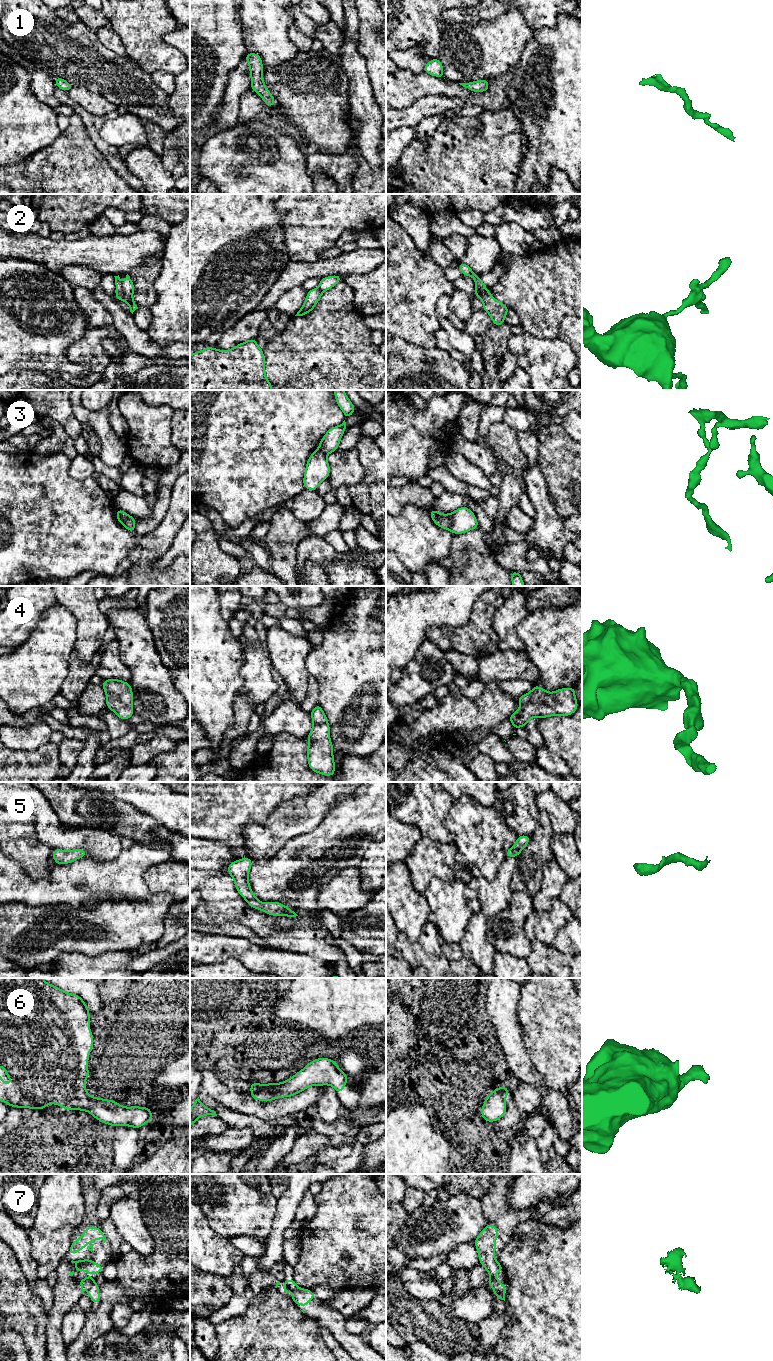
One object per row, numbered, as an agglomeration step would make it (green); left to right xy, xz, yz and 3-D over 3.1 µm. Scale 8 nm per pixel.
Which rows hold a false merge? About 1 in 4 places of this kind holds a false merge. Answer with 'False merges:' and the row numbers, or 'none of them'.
False merges: 2, 3, 7

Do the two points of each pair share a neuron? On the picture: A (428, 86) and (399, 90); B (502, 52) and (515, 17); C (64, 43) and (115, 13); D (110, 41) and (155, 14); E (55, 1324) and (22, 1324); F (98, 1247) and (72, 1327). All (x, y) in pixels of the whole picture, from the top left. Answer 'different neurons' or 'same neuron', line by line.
A: same neuron
B: same neuron
C: different neurons
D: different neurons
E: different neurons
F: different neurons

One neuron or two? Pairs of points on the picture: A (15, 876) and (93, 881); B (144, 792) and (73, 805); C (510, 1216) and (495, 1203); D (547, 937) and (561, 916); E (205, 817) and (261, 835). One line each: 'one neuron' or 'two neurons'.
A: one neuron
B: two neurons
C: one neuron
D: one neuron
E: two neurons

